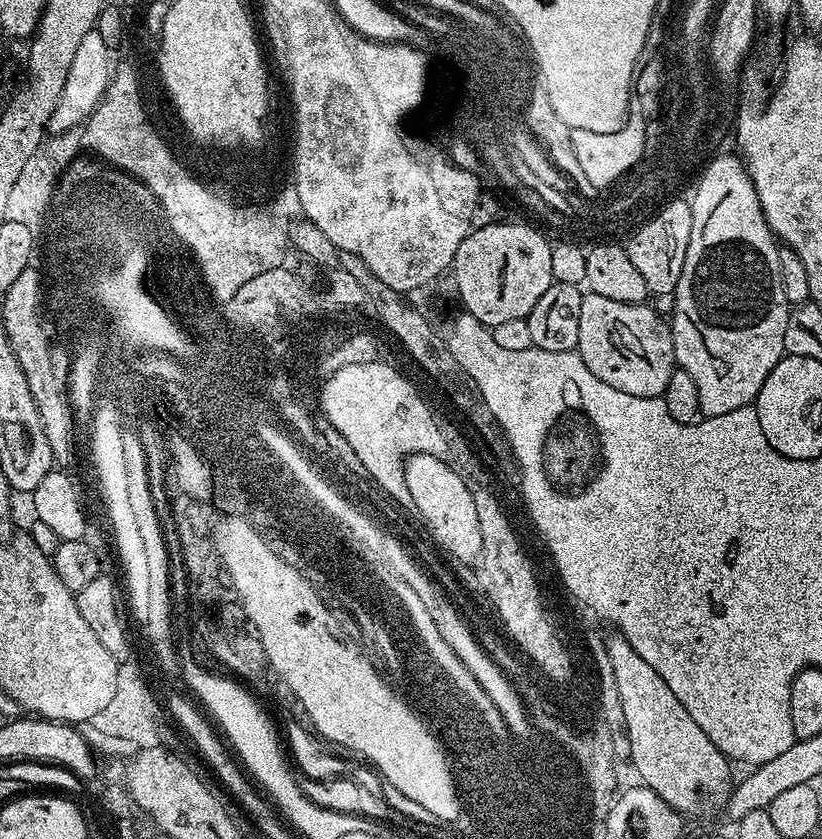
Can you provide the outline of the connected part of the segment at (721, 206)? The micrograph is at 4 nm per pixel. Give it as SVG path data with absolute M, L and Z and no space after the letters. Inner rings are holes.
M739 155L719 156L711 159L709 169L699 175L696 193L690 196L690 242L686 246L686 262L682 262L682 278L678 278L670 315L676 367L694 378L701 417L730 414L730 410L749 407L755 401L762 382L770 378L770 370L774 370L786 354L783 339L790 311L786 294L782 294L782 274L778 266L780 248L758 202L754 182Z

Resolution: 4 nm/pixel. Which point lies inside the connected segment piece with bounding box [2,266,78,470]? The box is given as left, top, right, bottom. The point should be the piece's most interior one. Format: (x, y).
(46, 364)

